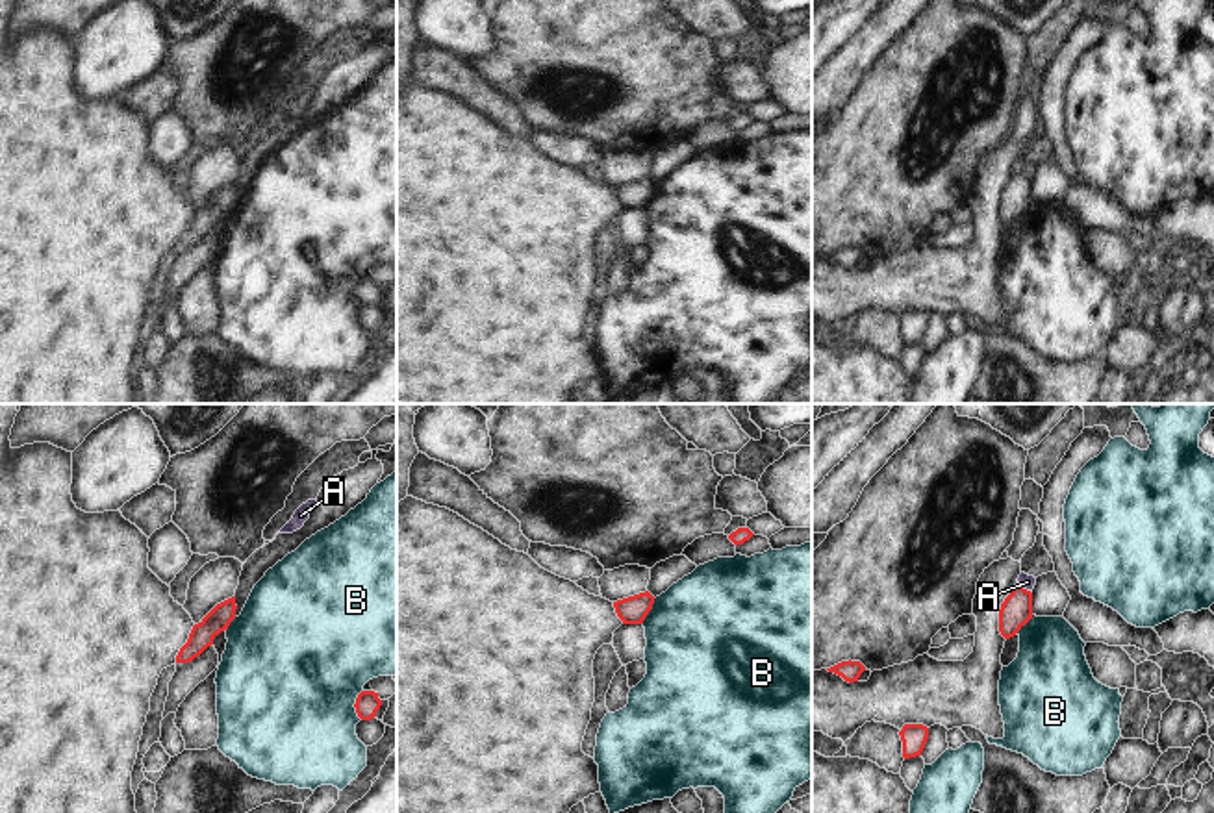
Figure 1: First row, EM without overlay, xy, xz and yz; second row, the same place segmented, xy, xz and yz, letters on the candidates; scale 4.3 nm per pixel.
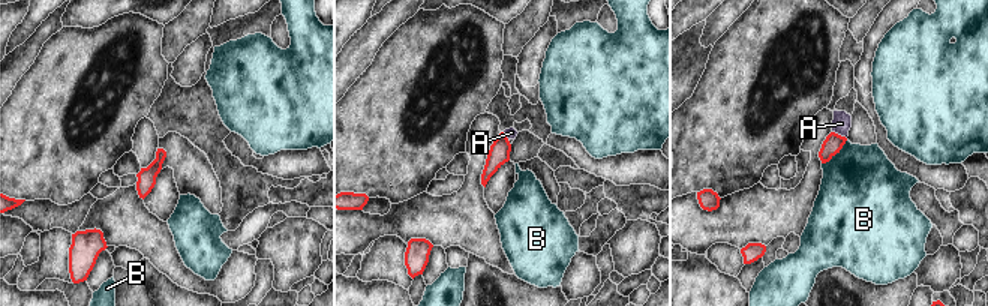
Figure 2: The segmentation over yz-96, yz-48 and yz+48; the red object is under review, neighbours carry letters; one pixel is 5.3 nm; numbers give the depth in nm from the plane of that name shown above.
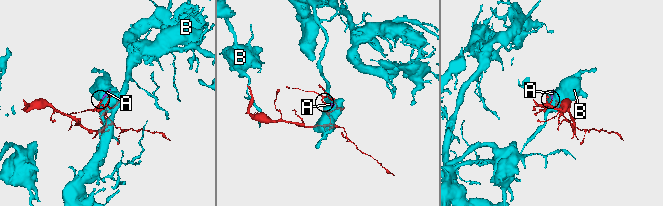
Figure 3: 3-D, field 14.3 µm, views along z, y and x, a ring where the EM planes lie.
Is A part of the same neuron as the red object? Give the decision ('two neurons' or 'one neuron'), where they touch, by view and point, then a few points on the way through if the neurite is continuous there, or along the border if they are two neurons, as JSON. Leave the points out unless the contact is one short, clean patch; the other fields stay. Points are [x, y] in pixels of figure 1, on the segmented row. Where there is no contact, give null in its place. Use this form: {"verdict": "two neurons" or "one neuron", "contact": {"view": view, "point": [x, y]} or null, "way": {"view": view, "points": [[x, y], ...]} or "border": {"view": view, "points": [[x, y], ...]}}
{"verdict": "two neurons", "contact": {"view": "yz", "point": [1025, 589]}, "border": {"view": "yz", "points": [[1018, 582], [1031, 593]]}}

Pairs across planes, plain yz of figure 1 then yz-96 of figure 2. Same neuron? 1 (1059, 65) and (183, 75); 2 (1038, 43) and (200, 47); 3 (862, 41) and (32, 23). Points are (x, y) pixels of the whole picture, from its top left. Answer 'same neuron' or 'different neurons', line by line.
1: same neuron
2: different neurons
3: different neurons

